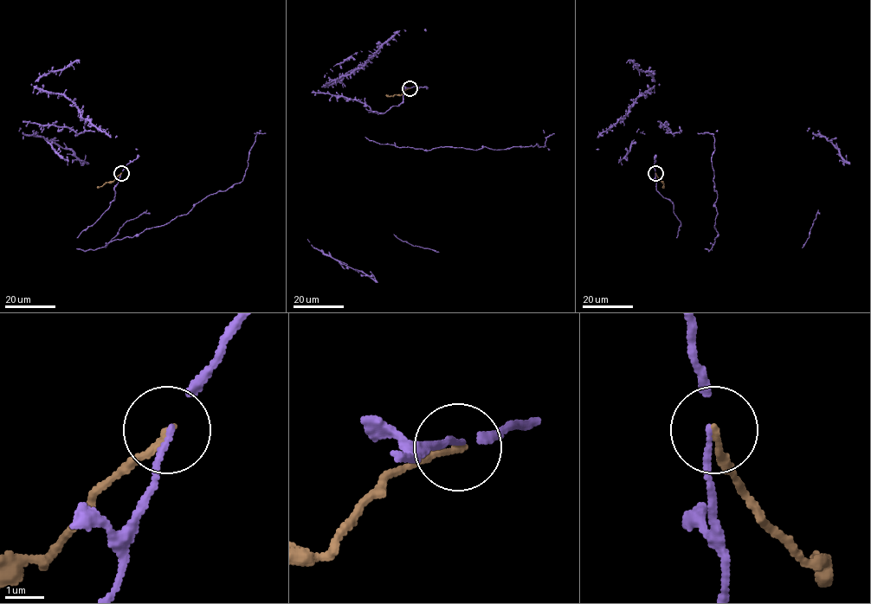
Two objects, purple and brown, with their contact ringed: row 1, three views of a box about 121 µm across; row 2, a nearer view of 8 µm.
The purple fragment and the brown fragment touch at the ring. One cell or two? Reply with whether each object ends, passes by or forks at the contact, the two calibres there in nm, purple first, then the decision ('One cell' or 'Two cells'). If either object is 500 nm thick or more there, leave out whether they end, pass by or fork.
At the ring purple passes by. At the ring brown ends. Thickness 100 nm (purple) against 180 nm. Two cells

